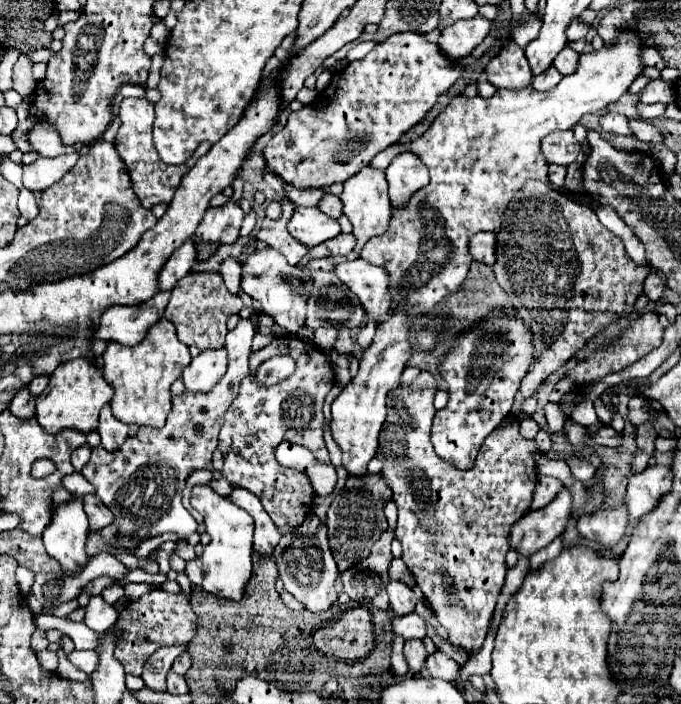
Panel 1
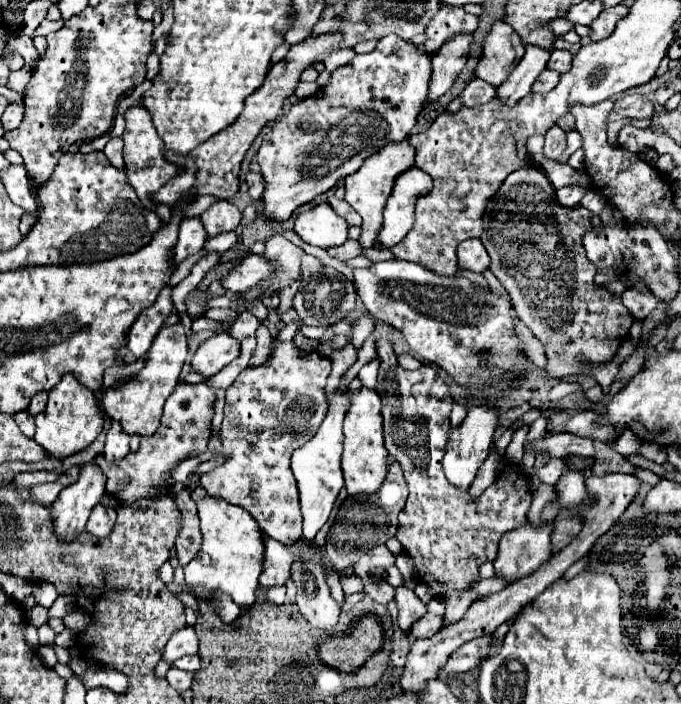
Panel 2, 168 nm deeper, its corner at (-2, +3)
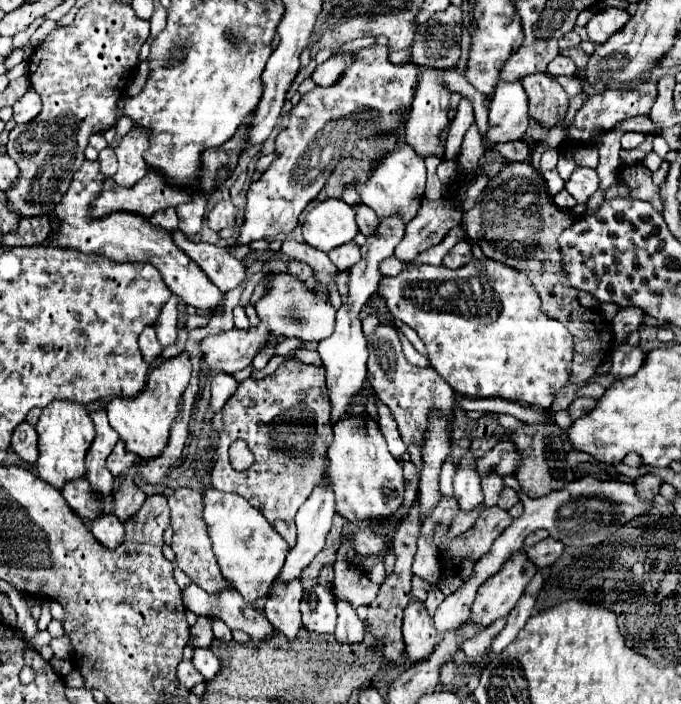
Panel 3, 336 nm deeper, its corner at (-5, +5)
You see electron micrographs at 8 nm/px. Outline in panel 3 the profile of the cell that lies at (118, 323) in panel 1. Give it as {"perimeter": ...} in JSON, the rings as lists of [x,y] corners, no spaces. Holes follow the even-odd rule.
{"perimeter":[[[148,326],[142,334],[140,334],[140,350],[142,350],[142,356],[146,358],[148,364],[152,364],[160,354],[162,354],[162,346],[160,342],[156,340],[156,332],[152,326]]]}

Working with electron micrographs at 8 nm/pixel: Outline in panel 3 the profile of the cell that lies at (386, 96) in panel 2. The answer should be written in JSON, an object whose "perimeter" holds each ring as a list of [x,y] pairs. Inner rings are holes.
{"perimeter":[[[374,44],[374,46],[362,48],[358,52],[356,62],[348,68],[348,74],[344,74],[344,78],[336,86],[330,86],[330,88],[318,88],[316,86],[314,90],[304,94],[300,104],[292,108],[288,126],[276,138],[278,158],[262,174],[262,178],[258,182],[250,184],[250,188],[248,188],[246,216],[244,216],[244,224],[240,228],[240,234],[234,242],[234,246],[250,244],[254,240],[262,240],[262,238],[268,238],[272,234],[290,234],[298,224],[302,210],[308,206],[308,202],[312,202],[318,196],[318,192],[326,184],[334,166],[344,156],[352,156],[352,150],[356,146],[354,144],[356,138],[396,134],[396,130],[400,130],[400,126],[406,122],[406,116],[408,116],[410,106],[412,106],[412,98],[416,94],[418,74],[420,74],[420,68],[412,66],[412,62],[398,64],[398,66],[390,64],[386,46]]]}

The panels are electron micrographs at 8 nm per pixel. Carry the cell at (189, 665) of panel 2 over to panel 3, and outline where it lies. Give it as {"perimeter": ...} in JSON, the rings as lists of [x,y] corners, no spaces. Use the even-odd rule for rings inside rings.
{"perimeter":[[[198,648],[196,654],[194,654],[194,658],[192,658],[192,664],[196,666],[196,670],[198,670],[206,680],[212,680],[212,678],[220,672],[220,668],[222,668],[220,660],[212,654],[210,648]]]}

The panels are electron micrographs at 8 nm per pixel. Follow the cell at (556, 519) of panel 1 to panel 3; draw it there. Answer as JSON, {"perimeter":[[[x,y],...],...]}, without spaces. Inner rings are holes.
{"perimeter":[[[524,550],[516,552],[506,566],[500,570],[500,574],[488,578],[488,582],[484,582],[476,594],[476,600],[470,608],[470,616],[458,626],[458,634],[460,634],[460,642],[474,638],[478,632],[482,632],[486,626],[490,626],[494,620],[498,618],[506,618],[510,614],[510,610],[514,608],[514,604],[518,602],[518,598],[522,596],[526,584],[532,580],[532,576],[536,574],[534,566],[528,566],[528,560],[524,558]]]}

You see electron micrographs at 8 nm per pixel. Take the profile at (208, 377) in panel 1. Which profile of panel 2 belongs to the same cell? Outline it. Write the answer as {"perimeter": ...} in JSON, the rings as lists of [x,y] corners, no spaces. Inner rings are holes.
{"perimeter":[[[217,334],[199,346],[199,350],[191,360],[191,366],[201,376],[209,378],[217,374],[221,368],[225,368],[231,360],[235,360],[237,354],[239,354],[239,342],[233,340],[229,334]]]}

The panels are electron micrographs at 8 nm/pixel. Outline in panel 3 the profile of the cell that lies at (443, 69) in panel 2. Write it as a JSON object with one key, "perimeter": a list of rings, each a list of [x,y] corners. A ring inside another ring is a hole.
{"perimeter":[[[422,70],[420,74],[420,84],[412,102],[412,110],[410,110],[410,118],[406,120],[406,142],[414,148],[414,152],[420,158],[428,158],[428,156],[438,156],[444,158],[444,146],[440,146],[440,134],[446,130],[448,126],[448,100],[450,100],[450,92],[442,86],[440,78],[442,78],[444,70]]]}

